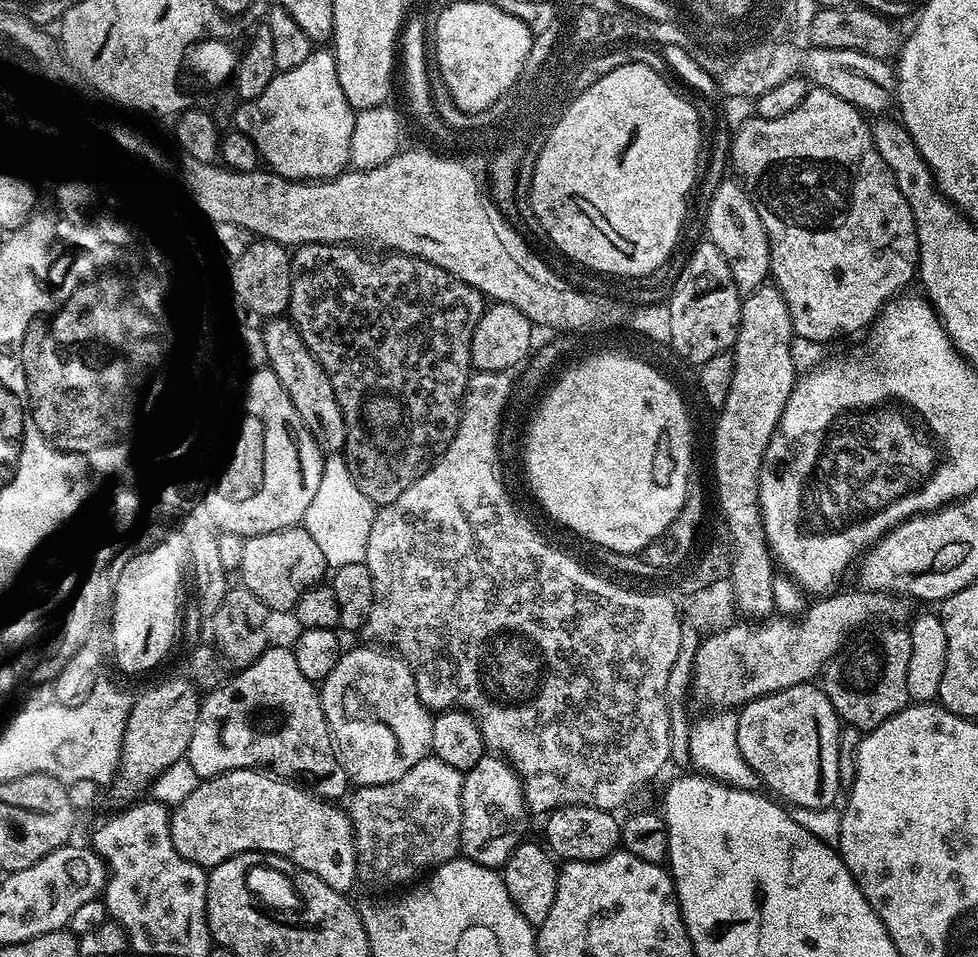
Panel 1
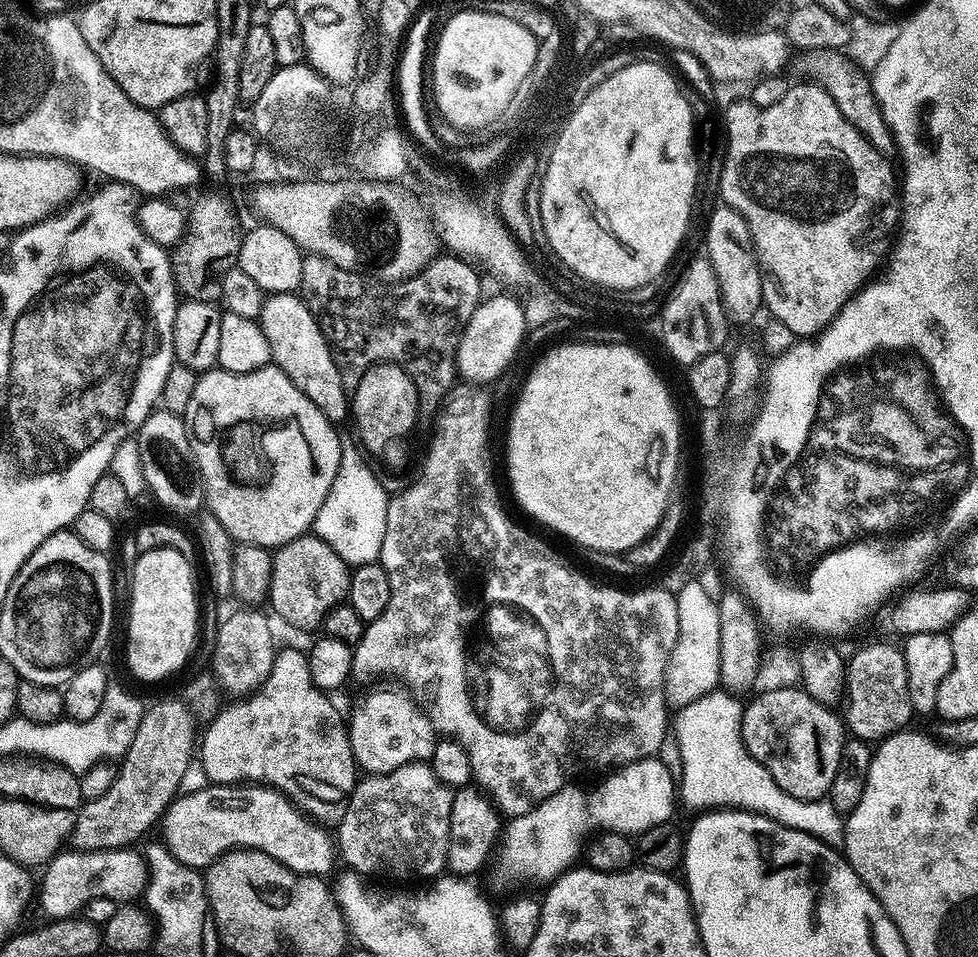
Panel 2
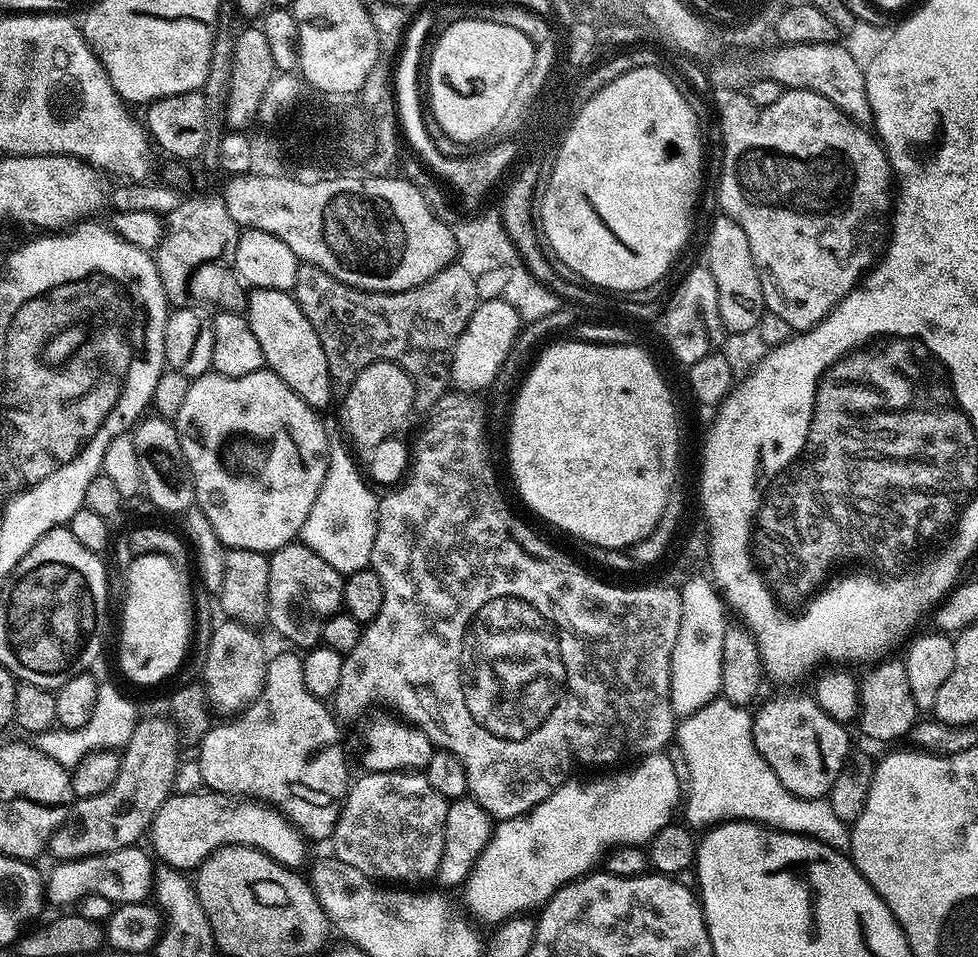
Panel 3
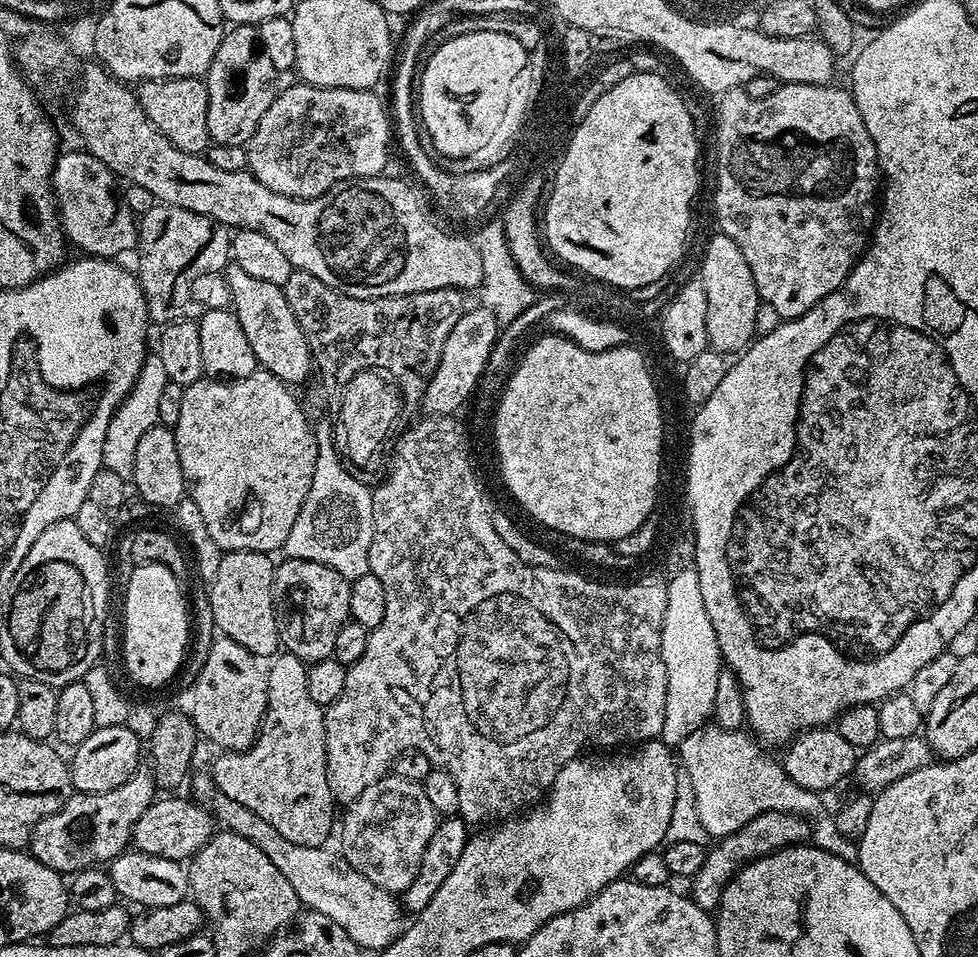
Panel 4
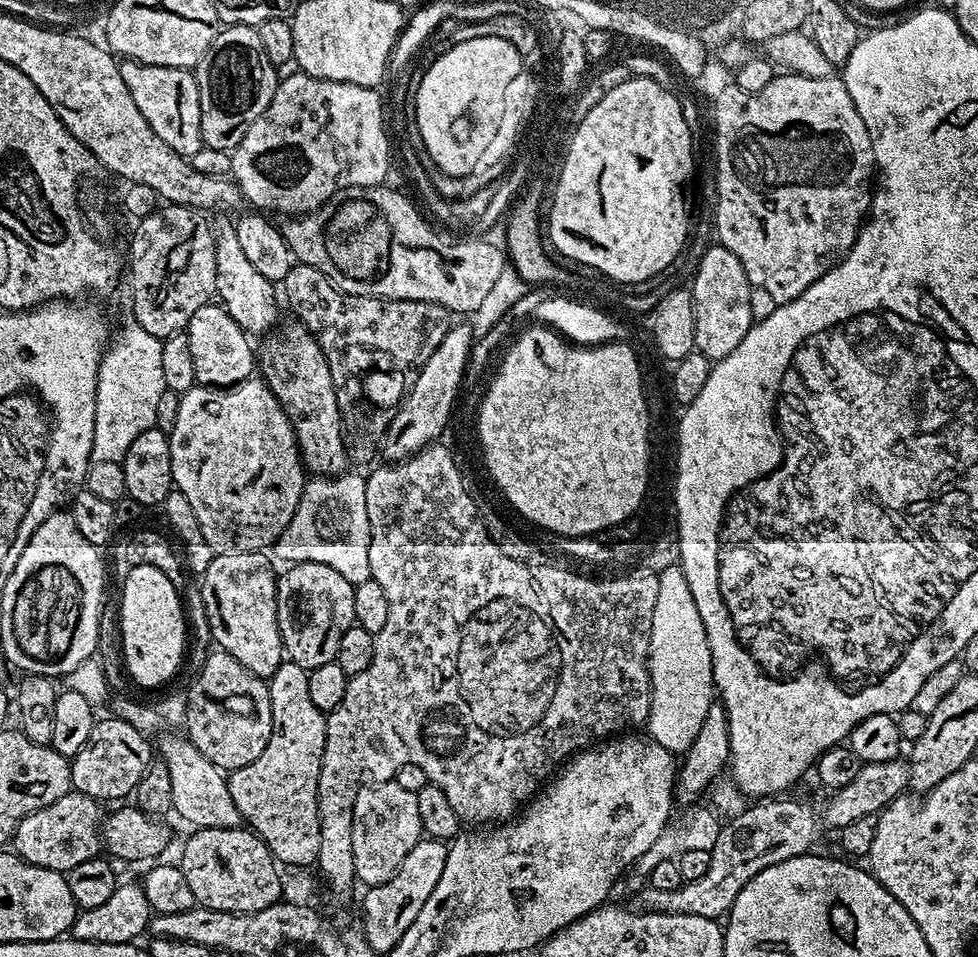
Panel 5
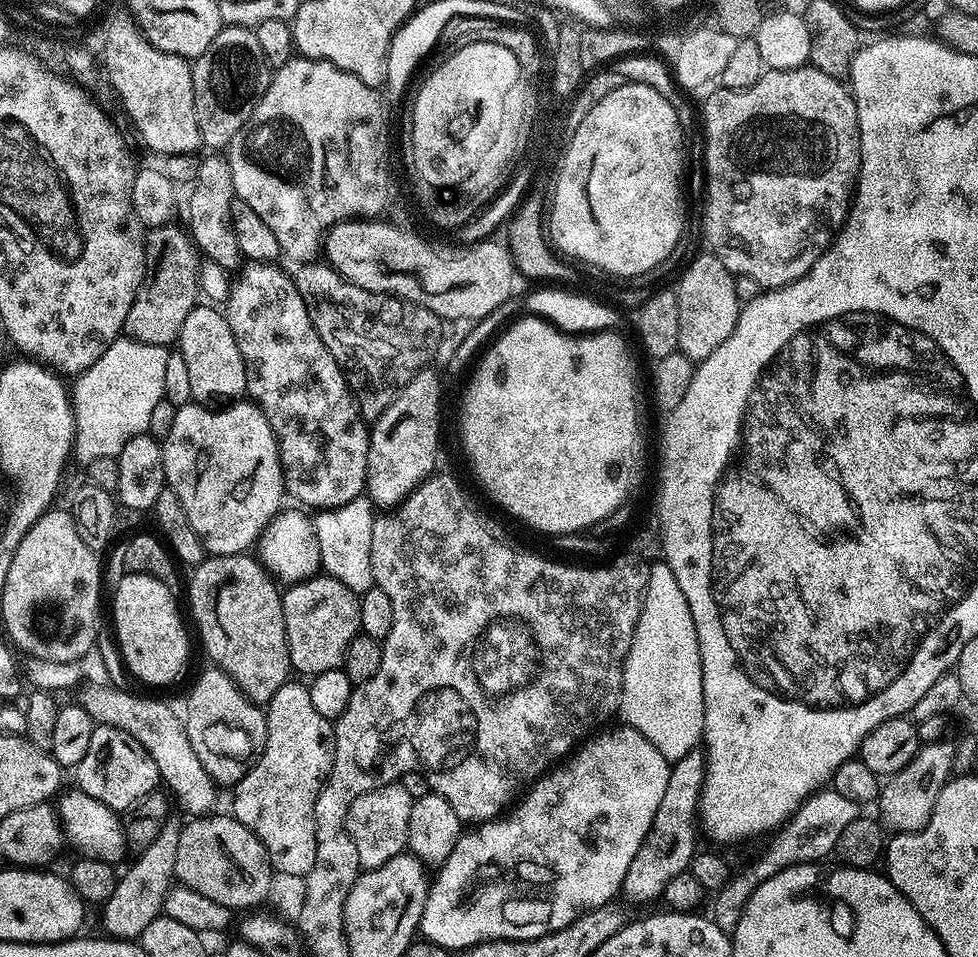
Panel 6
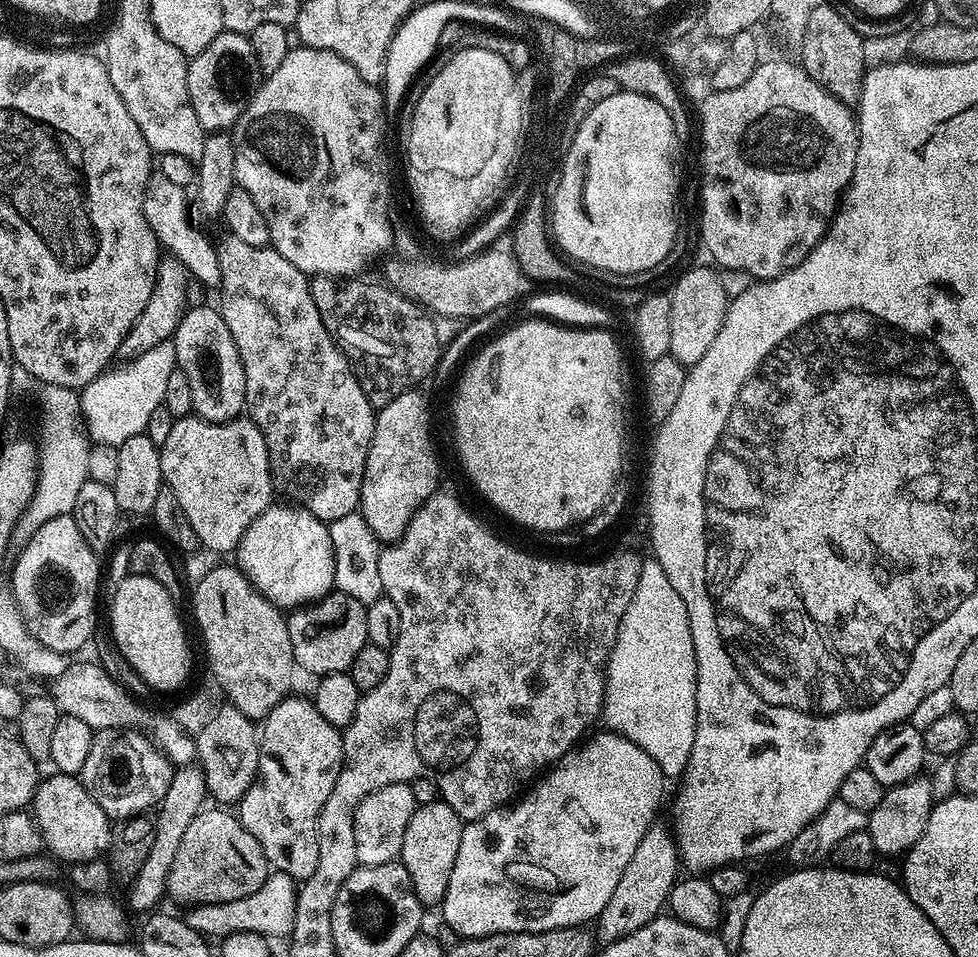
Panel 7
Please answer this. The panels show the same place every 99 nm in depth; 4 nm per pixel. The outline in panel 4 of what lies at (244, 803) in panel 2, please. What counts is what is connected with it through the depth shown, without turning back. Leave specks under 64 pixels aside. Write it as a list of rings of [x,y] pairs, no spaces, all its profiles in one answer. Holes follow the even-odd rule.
[[[176,794],[165,795],[168,796],[165,800],[163,798],[153,800],[152,805],[142,814],[142,818],[138,818],[136,829],[133,830],[131,838],[135,851],[145,852],[158,858],[184,862],[195,856],[196,851],[214,835],[214,821],[207,807],[196,803],[195,799],[187,798],[188,800],[179,800],[174,795]]]

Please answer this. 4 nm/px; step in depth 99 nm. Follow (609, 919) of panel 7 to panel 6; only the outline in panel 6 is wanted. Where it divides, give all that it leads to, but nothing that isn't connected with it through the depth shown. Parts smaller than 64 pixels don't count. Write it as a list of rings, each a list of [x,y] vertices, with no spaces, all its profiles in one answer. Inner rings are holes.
[[[697,750],[686,754],[686,758],[678,758],[670,767],[670,782],[666,782],[666,794],[662,794],[662,803],[658,805],[658,814],[654,814],[654,822],[650,826],[650,830],[646,834],[646,838],[642,842],[642,846],[638,846],[638,854],[634,854],[634,862],[630,862],[630,870],[626,870],[626,878],[624,879],[623,895],[637,896],[640,900],[657,900],[659,901],[666,890],[666,882],[670,882],[670,878],[674,878],[678,874],[689,871],[692,857],[698,851],[696,845],[696,824],[698,828],[698,813],[700,812],[700,795],[704,790],[704,779],[707,776],[708,758],[703,751]]]

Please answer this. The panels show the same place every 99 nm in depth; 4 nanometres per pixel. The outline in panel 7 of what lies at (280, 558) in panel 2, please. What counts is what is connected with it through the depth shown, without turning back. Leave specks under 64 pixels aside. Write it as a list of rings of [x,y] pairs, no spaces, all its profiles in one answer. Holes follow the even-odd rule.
[[[335,590],[327,596],[302,608],[295,609],[287,617],[290,630],[290,646],[299,671],[313,672],[313,677],[329,676],[335,672],[347,672],[358,650],[368,643],[366,634],[366,605],[350,594]]]

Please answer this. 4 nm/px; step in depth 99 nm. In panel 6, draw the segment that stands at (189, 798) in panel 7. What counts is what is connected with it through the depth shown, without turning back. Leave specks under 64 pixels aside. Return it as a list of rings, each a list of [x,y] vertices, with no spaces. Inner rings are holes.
[[[165,826],[139,853],[140,857],[125,872],[119,873],[114,894],[99,909],[100,924],[107,935],[114,940],[135,941],[164,911],[164,898],[174,882],[176,875],[176,855],[178,854],[179,831],[172,826]]]

